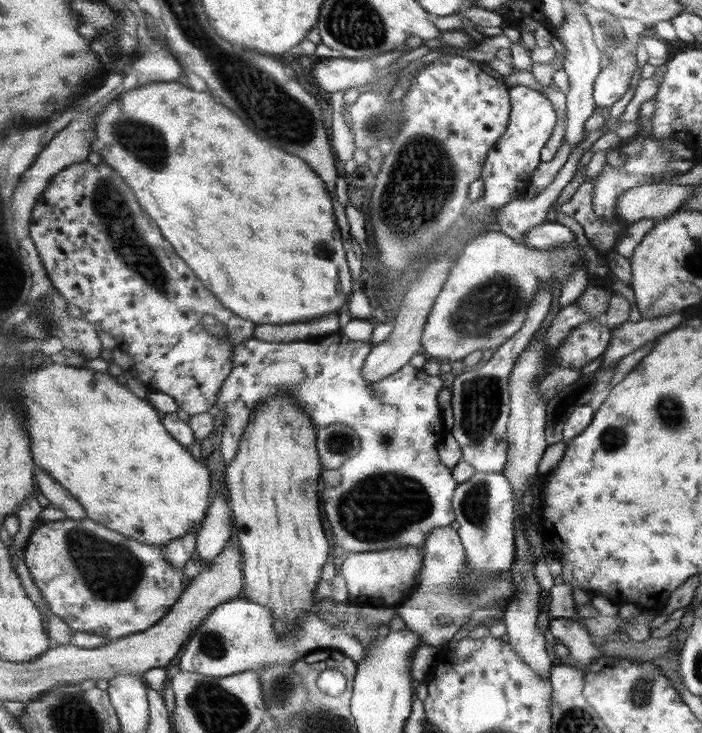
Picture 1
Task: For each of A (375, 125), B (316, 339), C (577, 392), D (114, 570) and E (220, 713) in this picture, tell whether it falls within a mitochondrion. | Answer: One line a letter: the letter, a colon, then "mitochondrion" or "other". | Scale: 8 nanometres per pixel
A: mitochondrion
B: other
C: mitochondrion
D: mitochondrion
E: mitochondrion

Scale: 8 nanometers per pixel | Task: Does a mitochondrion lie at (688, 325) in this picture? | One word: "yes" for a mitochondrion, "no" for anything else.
no

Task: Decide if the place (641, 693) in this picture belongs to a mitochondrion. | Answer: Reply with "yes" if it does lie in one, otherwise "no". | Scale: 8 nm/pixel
yes

